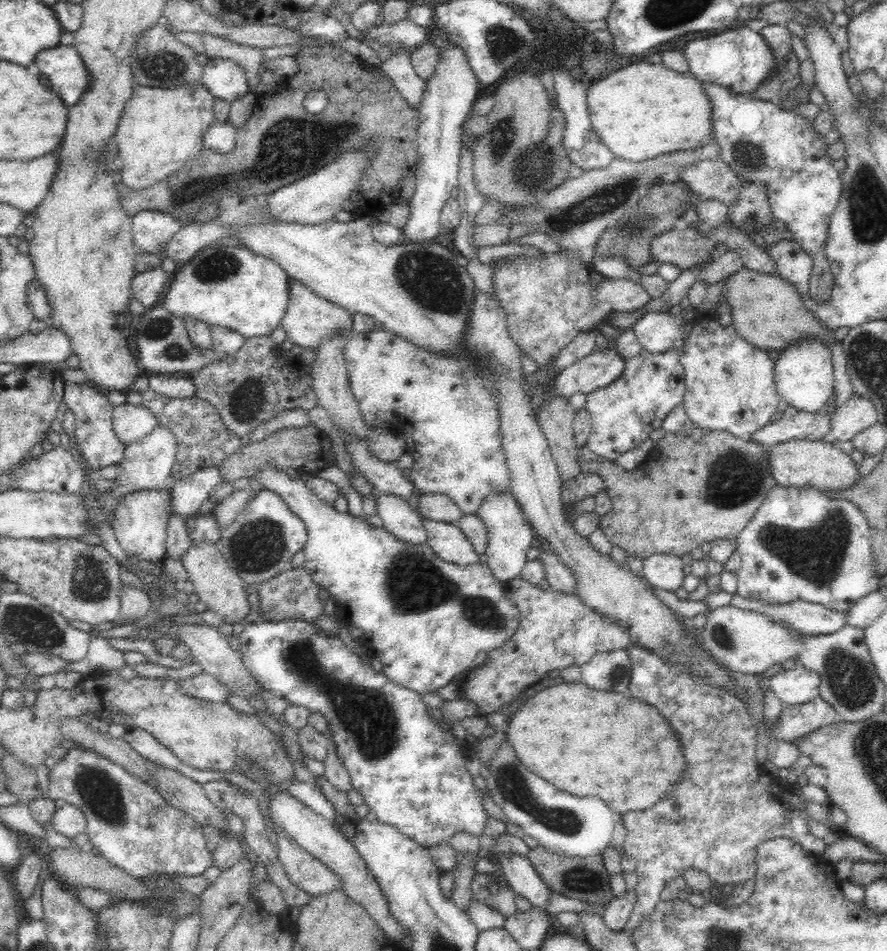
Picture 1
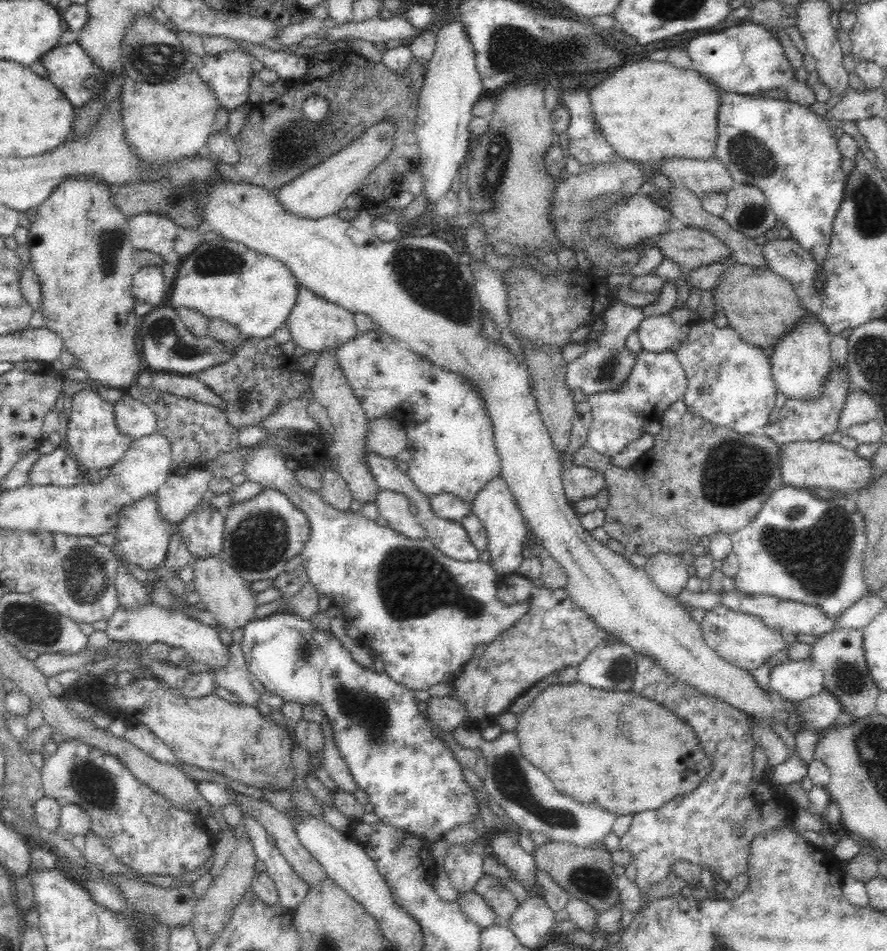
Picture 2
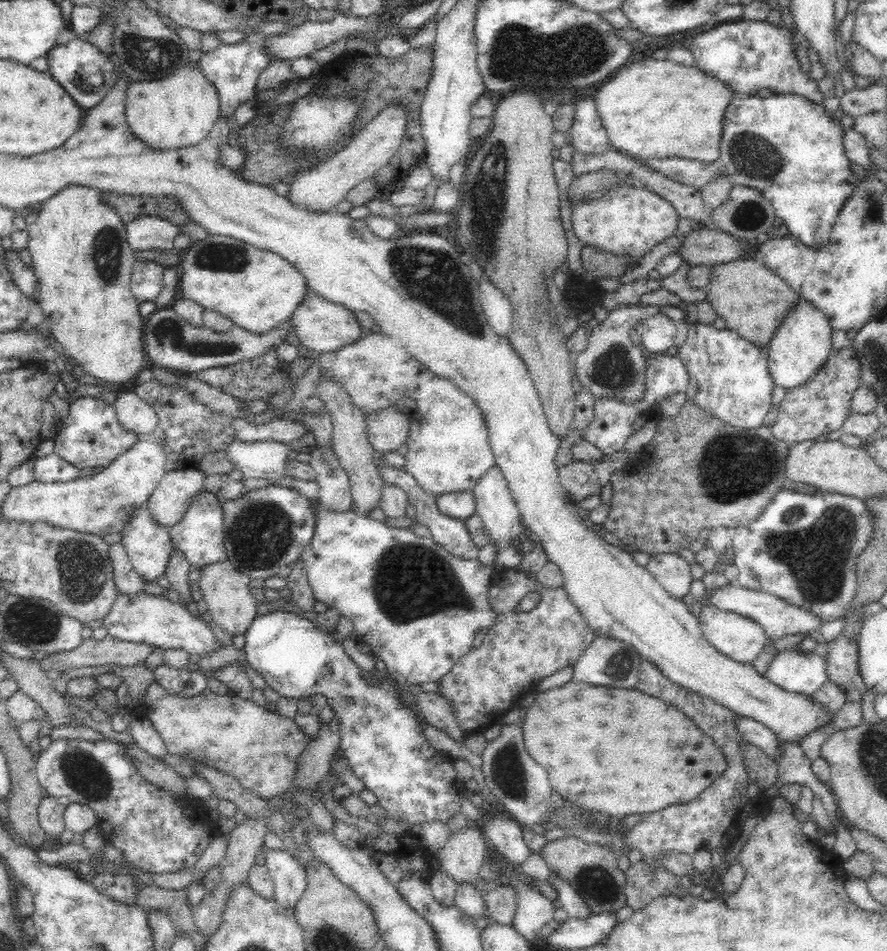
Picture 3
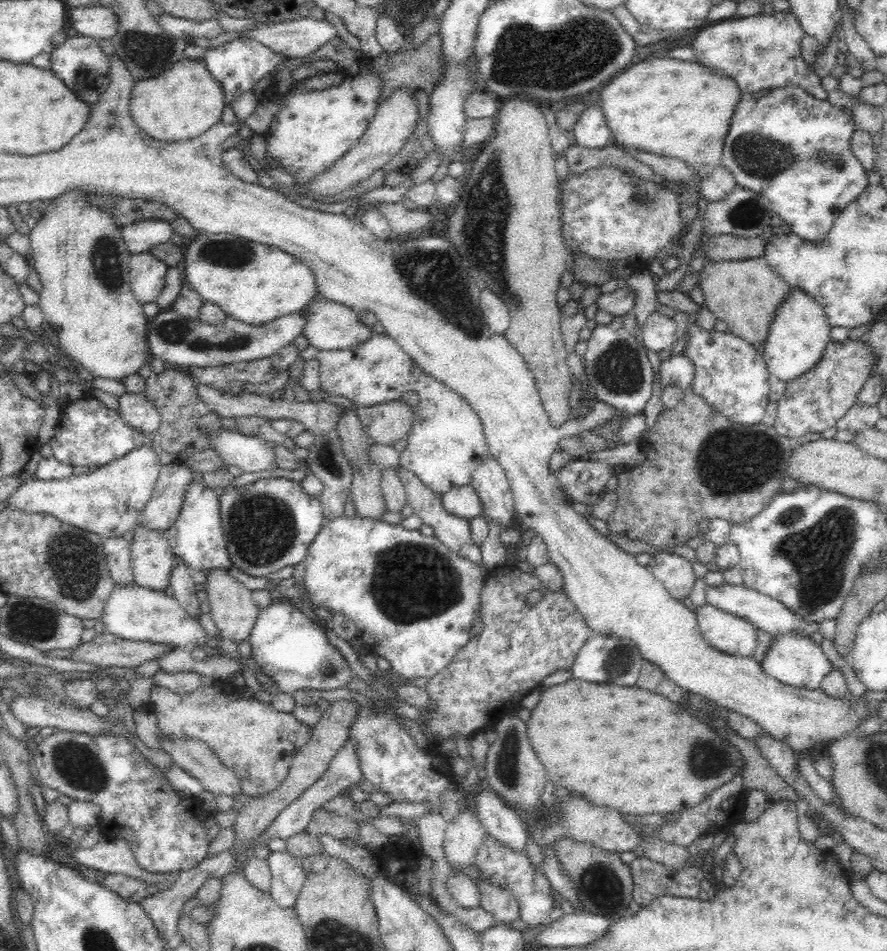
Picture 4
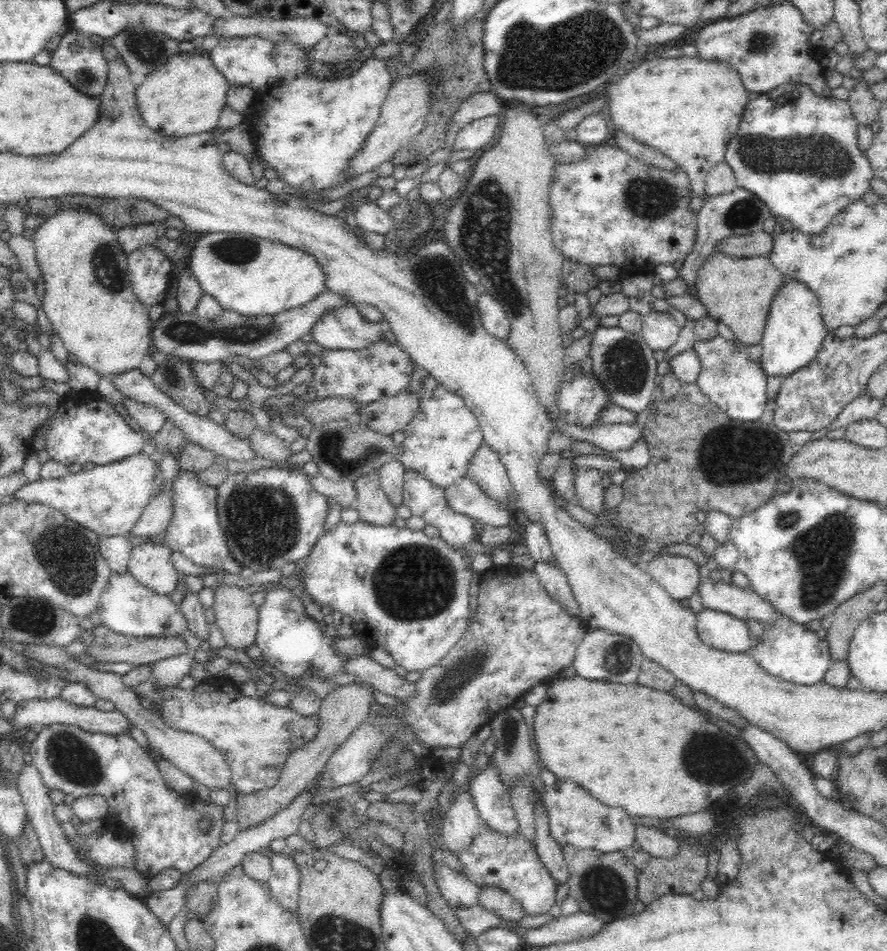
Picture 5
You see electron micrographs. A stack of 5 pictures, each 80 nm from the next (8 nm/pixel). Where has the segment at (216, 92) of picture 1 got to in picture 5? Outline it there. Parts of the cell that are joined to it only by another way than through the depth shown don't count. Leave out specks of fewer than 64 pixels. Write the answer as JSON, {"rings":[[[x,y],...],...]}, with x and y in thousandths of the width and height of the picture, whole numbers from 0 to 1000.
{"rings":[[[262,39],[250,42],[236,56],[240,70],[253,80],[257,93],[281,90],[286,94],[290,111],[285,118],[294,118],[295,126],[282,132],[286,143],[284,149],[291,163],[311,179],[315,188],[331,198],[354,201],[374,198],[391,190],[386,181],[424,130],[441,91],[441,79],[432,63],[417,59],[408,72],[398,76],[396,82],[366,85],[345,78],[348,66],[343,60],[345,54],[336,52],[329,43],[307,45],[293,39]]]}

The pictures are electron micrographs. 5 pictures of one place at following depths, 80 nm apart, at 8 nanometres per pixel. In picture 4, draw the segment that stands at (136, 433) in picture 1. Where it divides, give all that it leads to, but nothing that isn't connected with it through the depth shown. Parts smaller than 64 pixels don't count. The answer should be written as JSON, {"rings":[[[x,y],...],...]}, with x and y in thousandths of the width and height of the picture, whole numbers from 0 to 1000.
{"rings":[[[142,412],[132,420],[132,432],[143,448],[162,456],[172,456],[180,449],[178,431],[160,415]]]}

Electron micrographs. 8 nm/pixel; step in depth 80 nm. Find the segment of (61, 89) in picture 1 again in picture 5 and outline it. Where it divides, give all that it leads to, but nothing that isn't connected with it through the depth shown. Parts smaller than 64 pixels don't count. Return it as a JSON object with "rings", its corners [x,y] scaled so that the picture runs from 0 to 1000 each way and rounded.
{"rings":[[[78,30],[69,40],[65,49],[56,55],[55,70],[63,74],[77,87],[86,91],[86,95],[99,102],[112,102],[122,87],[123,68],[113,47],[101,42],[86,32]]]}

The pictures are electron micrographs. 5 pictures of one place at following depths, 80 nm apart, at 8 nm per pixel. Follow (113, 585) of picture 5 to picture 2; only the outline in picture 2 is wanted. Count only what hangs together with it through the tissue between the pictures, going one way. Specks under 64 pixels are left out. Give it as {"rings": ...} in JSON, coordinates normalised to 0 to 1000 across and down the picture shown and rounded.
{"rings":[[[169,633],[154,640],[142,640],[134,636],[121,652],[118,665],[126,674],[153,673],[165,679],[171,675],[186,675],[193,680],[202,679],[219,695],[231,698],[237,707],[247,706],[258,697],[258,681],[248,673],[244,659],[232,657],[203,642],[182,639]]]}

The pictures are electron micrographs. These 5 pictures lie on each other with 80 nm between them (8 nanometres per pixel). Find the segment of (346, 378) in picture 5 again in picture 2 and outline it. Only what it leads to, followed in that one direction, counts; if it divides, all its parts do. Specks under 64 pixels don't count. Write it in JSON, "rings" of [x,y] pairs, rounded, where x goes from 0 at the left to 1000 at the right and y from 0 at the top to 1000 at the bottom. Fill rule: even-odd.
{"rings":[[[425,345],[388,360],[380,365],[379,374],[416,443],[440,438],[450,440],[454,445],[459,454],[459,473],[464,479],[459,488],[459,501],[472,517],[481,523],[510,519],[532,532],[541,515],[546,515],[555,505],[566,503],[566,489],[557,464],[557,445],[550,436],[546,420],[515,391],[492,385],[481,376],[464,370],[451,356]],[[455,425],[462,426],[462,429],[452,431]]]}

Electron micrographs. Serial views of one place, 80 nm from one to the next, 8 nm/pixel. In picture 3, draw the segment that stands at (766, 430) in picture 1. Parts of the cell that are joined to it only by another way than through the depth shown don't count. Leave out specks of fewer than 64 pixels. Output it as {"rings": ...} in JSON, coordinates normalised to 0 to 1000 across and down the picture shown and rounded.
{"rings":[[[961,365],[937,369],[933,379],[922,392],[910,403],[887,411],[877,430],[879,433],[877,442],[867,448],[870,457],[880,465],[895,467],[948,452],[957,437],[958,421],[970,406],[970,380]]]}

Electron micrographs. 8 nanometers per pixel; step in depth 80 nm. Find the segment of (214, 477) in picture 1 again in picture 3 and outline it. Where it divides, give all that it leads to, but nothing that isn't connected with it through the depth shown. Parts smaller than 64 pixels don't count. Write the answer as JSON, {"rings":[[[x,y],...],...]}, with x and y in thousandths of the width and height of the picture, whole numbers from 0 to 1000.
{"rings":[[[223,492],[188,496],[165,528],[180,553],[201,551],[219,524],[230,515],[233,501]]]}

